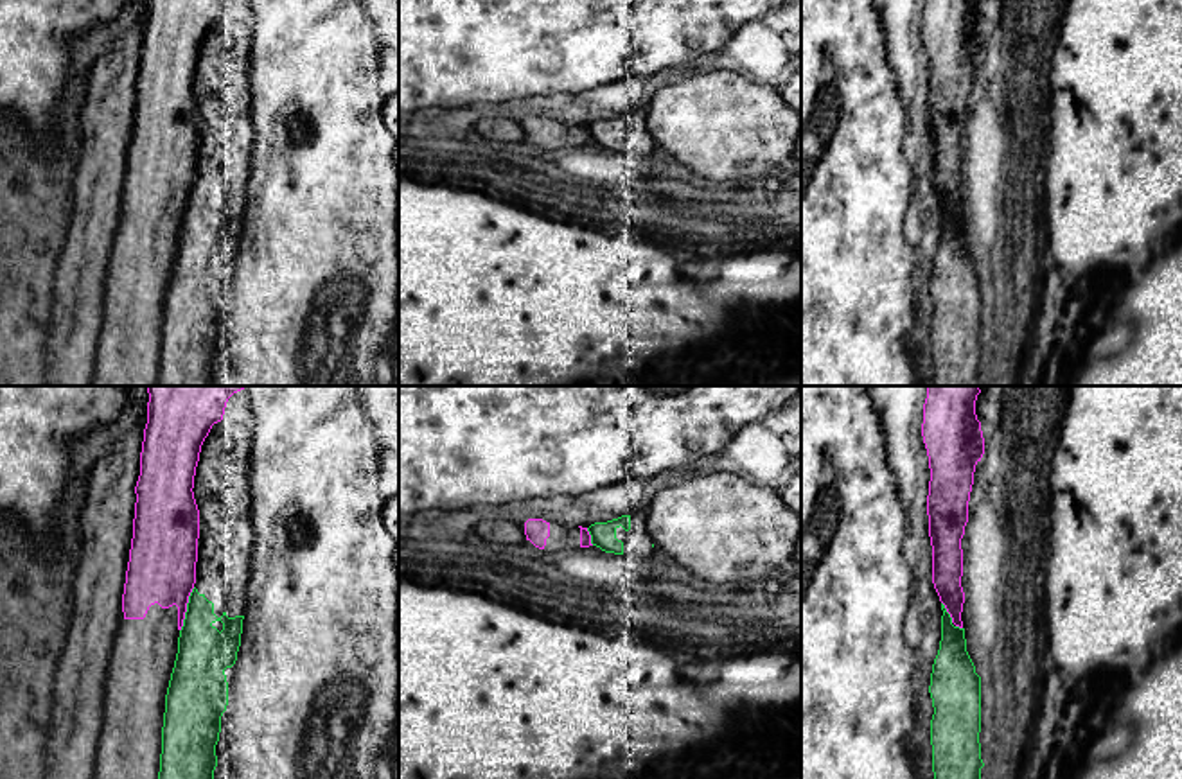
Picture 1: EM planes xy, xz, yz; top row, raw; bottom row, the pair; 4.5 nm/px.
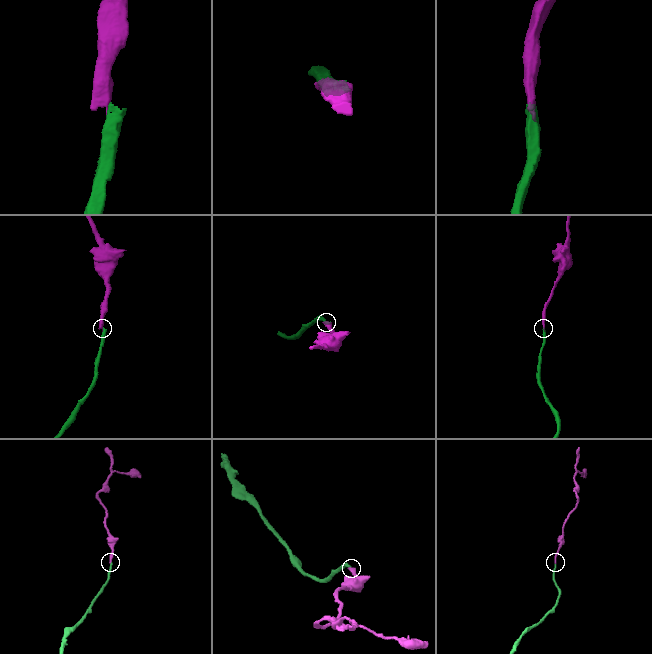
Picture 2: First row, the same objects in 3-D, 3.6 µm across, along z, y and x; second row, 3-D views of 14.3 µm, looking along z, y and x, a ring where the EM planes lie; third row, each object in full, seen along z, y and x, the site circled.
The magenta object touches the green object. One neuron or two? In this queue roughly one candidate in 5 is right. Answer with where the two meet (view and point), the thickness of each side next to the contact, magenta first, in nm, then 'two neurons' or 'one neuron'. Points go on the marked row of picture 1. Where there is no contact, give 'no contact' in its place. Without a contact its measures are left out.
xy (185, 609) | 300/240 nm | two neurons

